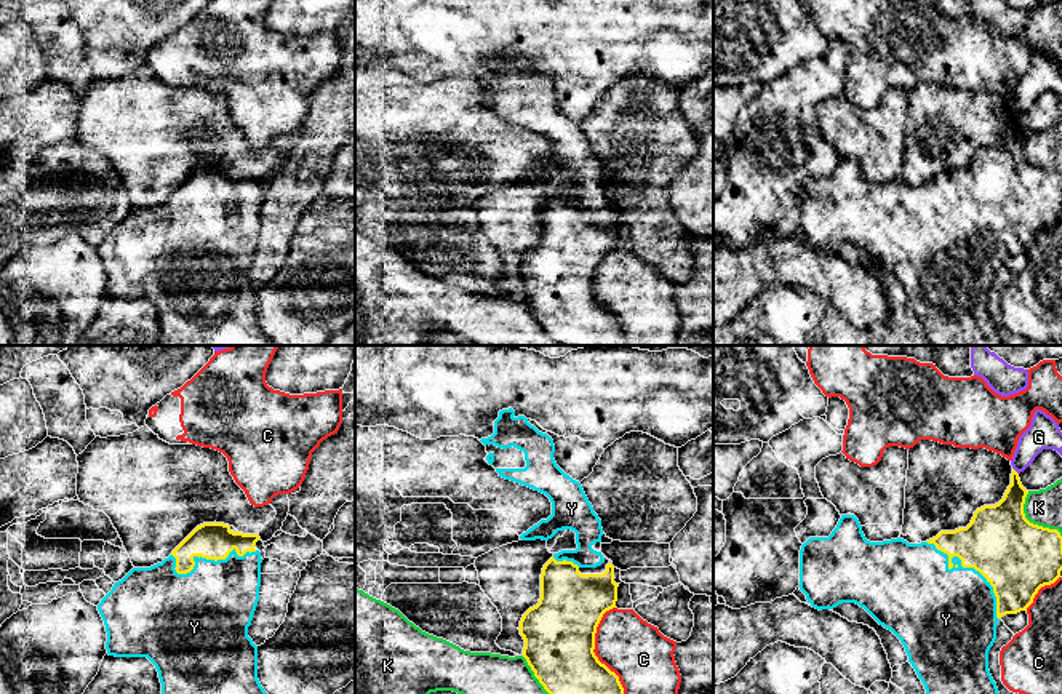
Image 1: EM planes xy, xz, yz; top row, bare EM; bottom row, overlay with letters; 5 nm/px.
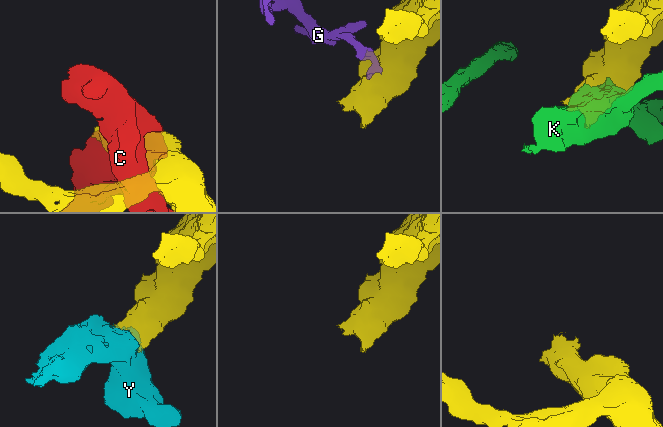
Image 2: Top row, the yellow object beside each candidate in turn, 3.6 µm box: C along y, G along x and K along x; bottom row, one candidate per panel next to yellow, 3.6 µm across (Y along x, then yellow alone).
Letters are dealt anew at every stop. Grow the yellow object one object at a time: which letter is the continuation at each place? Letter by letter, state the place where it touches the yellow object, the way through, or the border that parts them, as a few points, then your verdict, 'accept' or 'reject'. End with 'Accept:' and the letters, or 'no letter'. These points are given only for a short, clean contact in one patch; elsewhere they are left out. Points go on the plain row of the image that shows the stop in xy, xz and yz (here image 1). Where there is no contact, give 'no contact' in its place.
C: contact xz (594, 296); reject
G: contact yz (1014, 112); border yz (1013, 109), (1018, 115); reject
K: contact yz (1032, 165); reject
Y: contact yz (976, 211); accept
Accept: Y

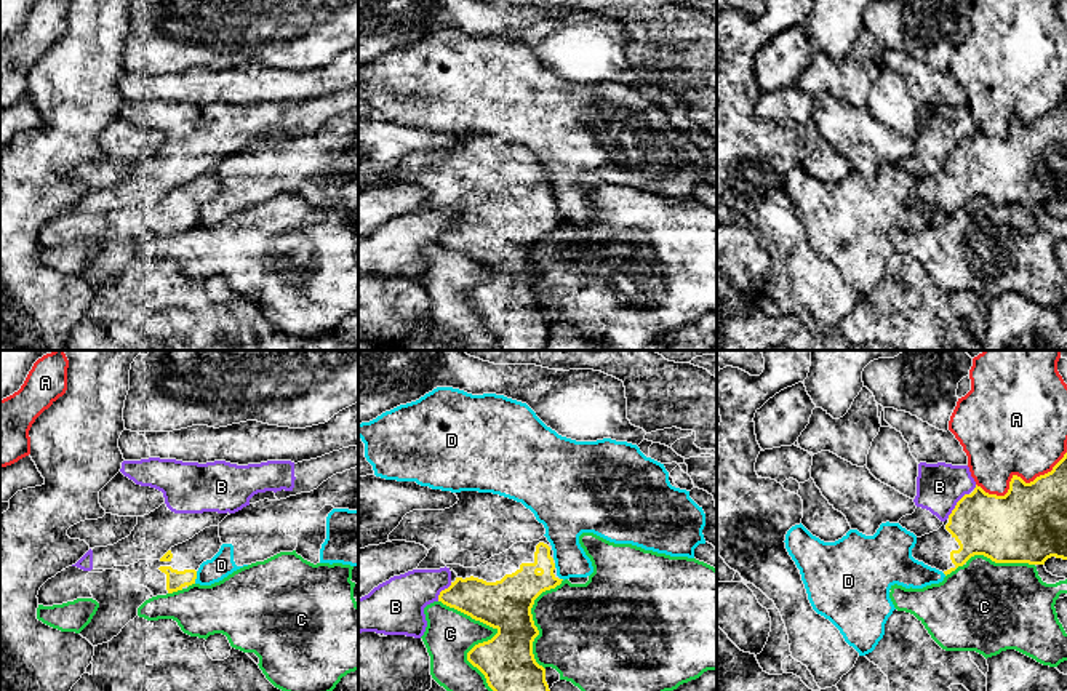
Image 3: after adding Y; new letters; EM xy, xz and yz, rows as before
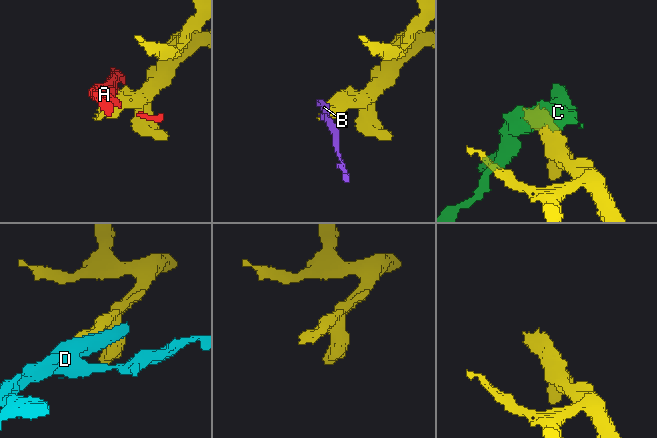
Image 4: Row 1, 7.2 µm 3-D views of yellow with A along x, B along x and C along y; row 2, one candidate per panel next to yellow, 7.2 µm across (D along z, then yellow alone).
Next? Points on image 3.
A: contact yz (1018, 119); reject
B: contact yz (957, 146); reject
C: contact xz (483, 283); reject
D: contact xy (195, 219); border xy (197, 213), (194, 224); reject
Accept: no letter

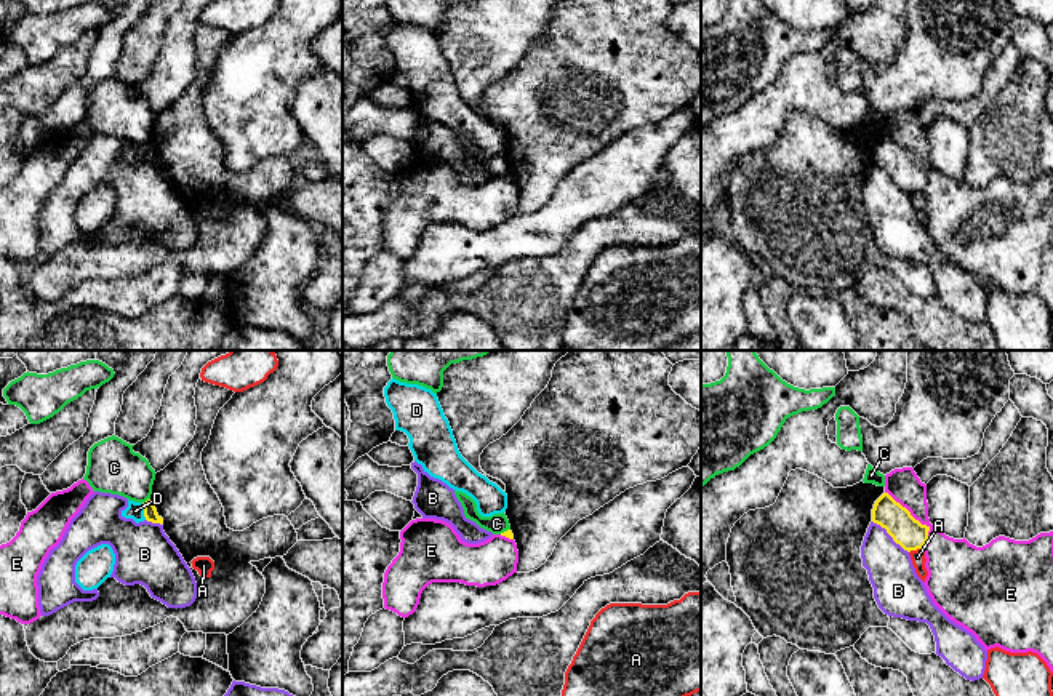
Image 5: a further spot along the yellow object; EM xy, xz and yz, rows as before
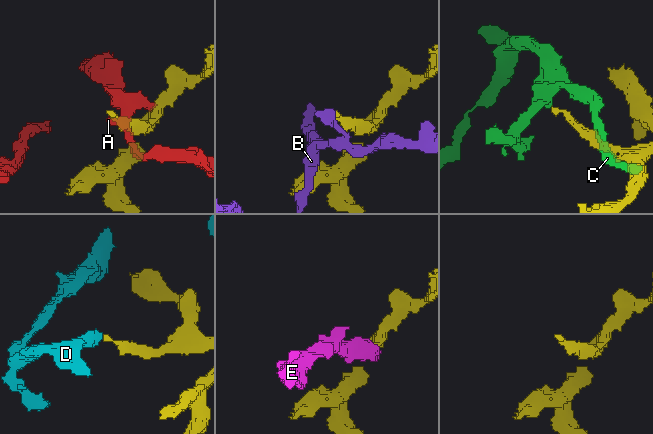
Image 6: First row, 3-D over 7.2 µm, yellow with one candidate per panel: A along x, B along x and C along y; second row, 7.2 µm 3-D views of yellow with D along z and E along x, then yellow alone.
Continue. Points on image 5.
A: contact yz (916, 191); reject
B: contact yz (890, 176); reject
C: contact xy (148, 141); border xy (149, 140), (143, 144); reject
D: contact xy (144, 152); border xy (141, 144), (146, 160); reject
E: contact yz (917, 162); reject
Accept: no letter

